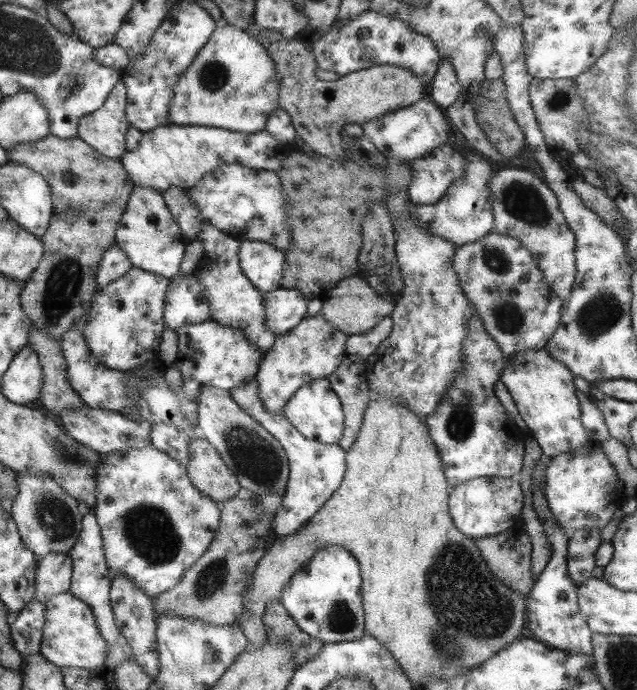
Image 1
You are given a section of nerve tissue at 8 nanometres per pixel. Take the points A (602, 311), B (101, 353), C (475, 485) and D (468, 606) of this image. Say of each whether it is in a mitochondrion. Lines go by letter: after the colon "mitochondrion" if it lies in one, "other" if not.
A: mitochondrion
B: other
C: other
D: mitochondrion

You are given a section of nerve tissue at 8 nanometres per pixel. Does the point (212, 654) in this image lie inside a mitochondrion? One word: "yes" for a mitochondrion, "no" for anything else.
yes

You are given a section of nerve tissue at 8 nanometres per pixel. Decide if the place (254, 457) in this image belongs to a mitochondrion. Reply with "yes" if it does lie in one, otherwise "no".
yes

